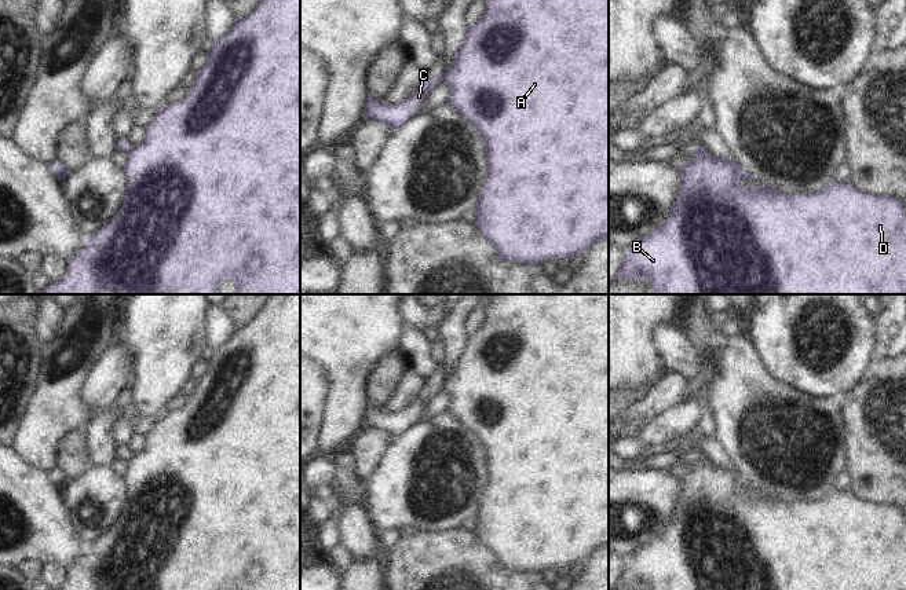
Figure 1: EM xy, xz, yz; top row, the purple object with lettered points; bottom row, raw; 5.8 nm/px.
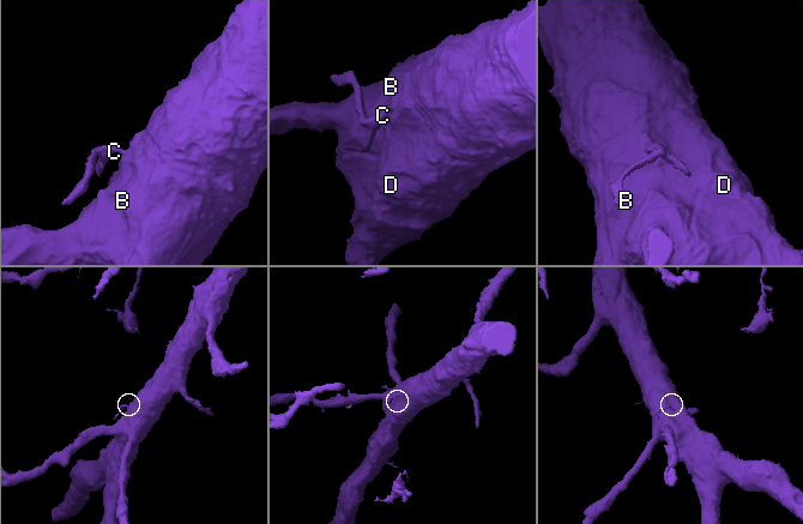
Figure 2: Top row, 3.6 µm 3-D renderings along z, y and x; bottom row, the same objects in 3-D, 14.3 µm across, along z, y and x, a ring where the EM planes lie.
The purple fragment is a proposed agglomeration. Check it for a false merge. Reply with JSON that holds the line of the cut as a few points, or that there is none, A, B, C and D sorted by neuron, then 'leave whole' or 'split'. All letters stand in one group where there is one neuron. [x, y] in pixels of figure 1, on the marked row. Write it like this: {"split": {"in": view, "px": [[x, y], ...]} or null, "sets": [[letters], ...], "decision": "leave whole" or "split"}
{"split": {"in": "xz", "px": [[434, 76], [439, 80]]}, "sets": [["A", "B", "D"], ["C"]], "decision": "split"}

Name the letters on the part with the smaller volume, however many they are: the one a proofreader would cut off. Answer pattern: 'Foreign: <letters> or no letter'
Foreign: C

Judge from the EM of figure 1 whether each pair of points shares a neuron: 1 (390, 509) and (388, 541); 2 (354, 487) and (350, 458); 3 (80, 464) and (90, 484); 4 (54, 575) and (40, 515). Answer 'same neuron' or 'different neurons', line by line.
1: different neurons
2: same neuron
3: different neurons
4: different neurons

